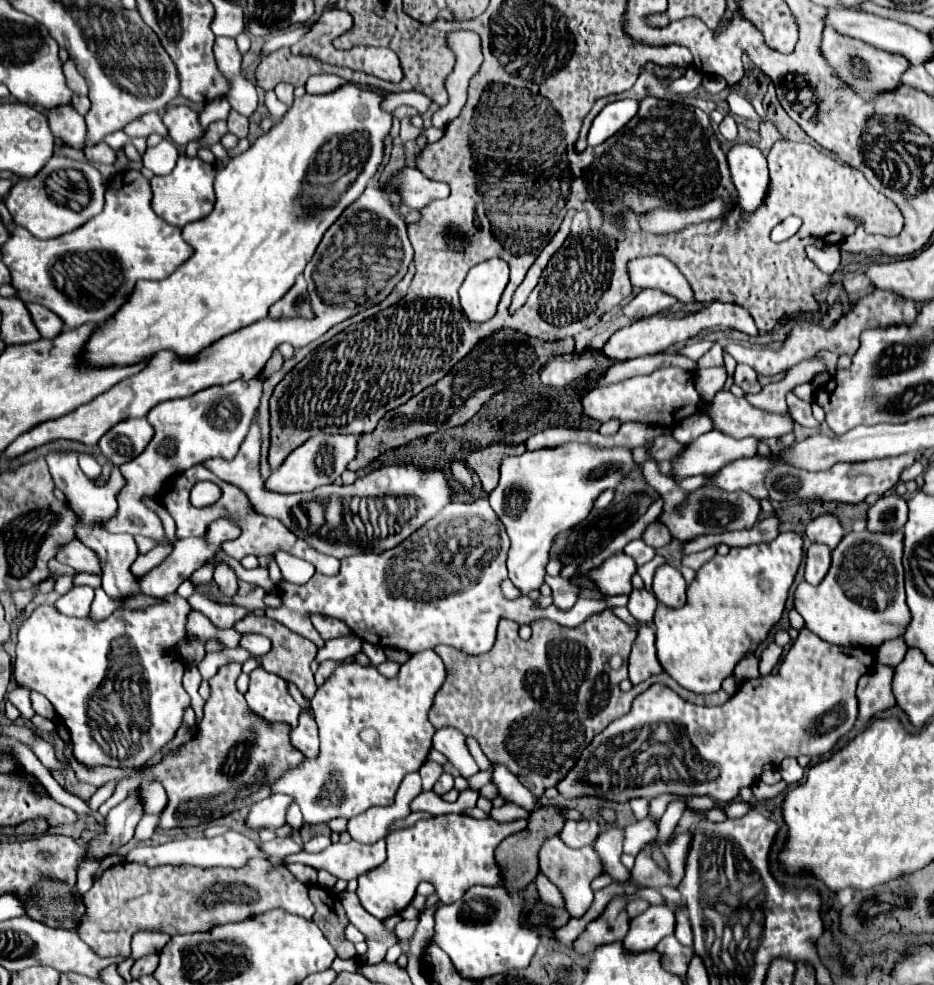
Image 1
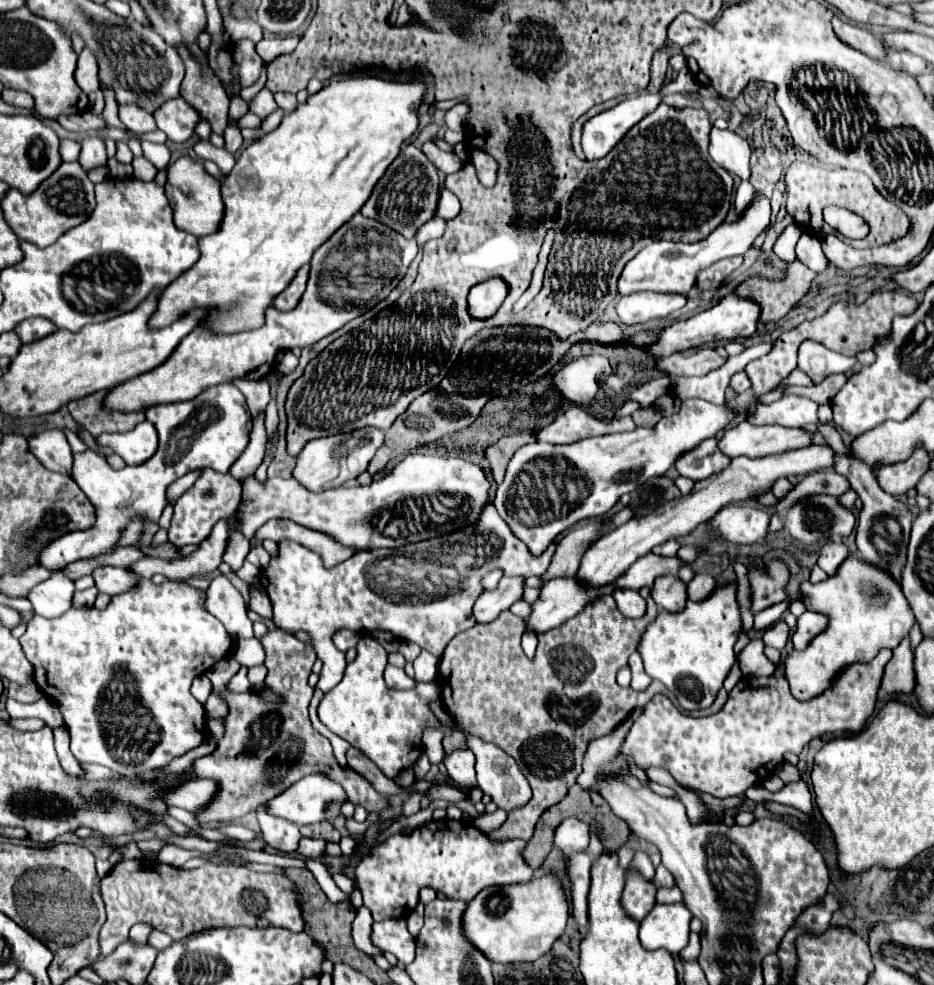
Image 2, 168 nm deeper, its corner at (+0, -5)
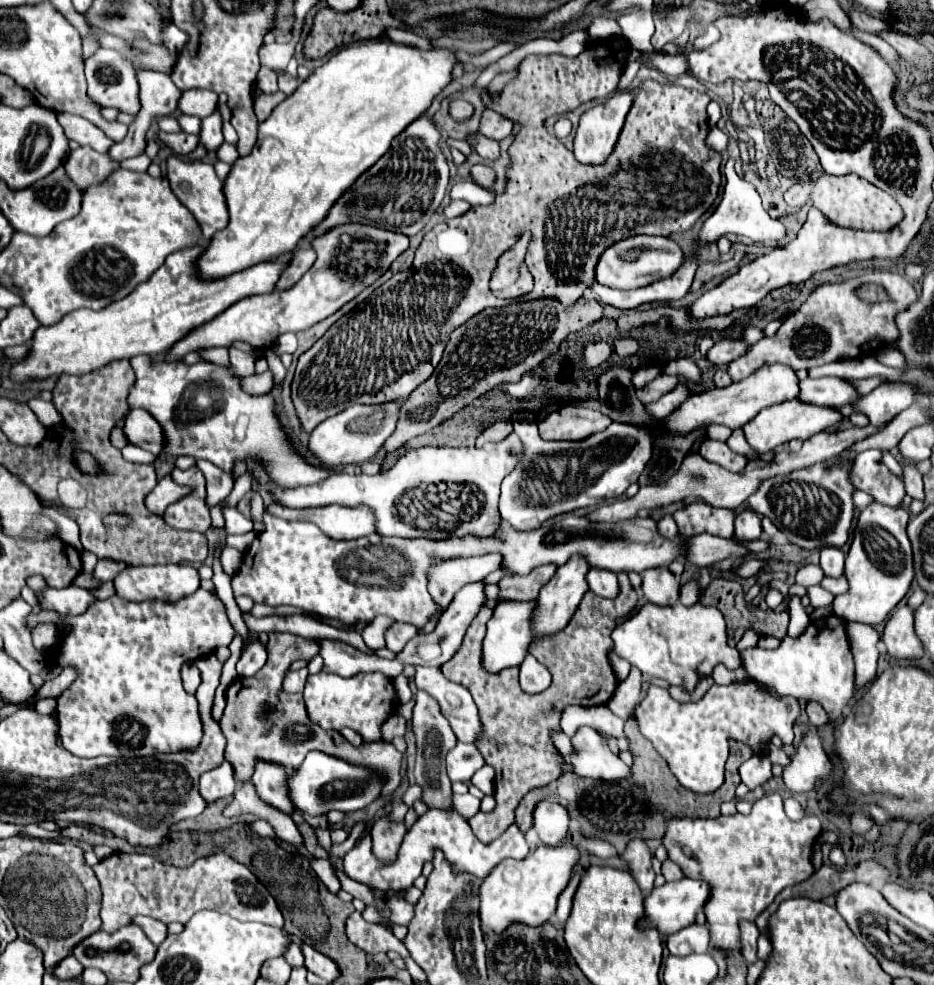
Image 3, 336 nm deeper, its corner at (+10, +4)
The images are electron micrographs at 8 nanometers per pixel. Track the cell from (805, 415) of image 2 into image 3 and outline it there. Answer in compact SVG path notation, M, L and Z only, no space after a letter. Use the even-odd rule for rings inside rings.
M805 378L799 382L797 402L809 402L811 406L833 406L847 404L857 392L851 384L841 378Z

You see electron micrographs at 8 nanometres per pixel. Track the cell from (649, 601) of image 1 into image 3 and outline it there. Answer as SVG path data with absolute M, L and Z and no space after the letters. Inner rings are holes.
M591 568L587 574L587 582L589 582L589 588L601 598L617 598L619 596L619 582L617 582L615 572Z

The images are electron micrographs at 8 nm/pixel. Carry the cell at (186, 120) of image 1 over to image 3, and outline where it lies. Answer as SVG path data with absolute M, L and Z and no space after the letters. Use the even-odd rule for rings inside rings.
M139 70L137 72L137 80L139 80L139 100L141 100L141 110L135 114L135 120L129 124L129 134L125 136L123 142L119 144L113 144L109 148L109 156L115 160L115 162L121 162L125 158L131 158L131 156L139 156L143 154L145 150L145 134L147 130L151 128L151 122L155 118L161 118L161 116L171 116L175 114L177 106L179 106L179 98L181 98L181 90L171 82L171 78L167 74L161 74L161 72L153 72L153 70Z

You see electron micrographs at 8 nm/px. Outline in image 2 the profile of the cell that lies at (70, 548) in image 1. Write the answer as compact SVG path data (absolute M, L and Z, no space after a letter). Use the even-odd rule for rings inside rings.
M97 567L93 573L95 585L101 593L107 595L121 595L133 591L137 587L137 575L131 569L121 567Z

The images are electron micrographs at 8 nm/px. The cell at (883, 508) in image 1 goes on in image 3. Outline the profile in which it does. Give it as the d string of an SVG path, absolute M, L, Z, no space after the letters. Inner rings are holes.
M871 502L861 510L857 526L853 530L851 550L845 558L845 576L849 580L849 592L835 596L833 612L847 622L879 624L887 620L889 612L907 594L913 580L913 556L911 544L905 534L909 512L901 506L885 506Z

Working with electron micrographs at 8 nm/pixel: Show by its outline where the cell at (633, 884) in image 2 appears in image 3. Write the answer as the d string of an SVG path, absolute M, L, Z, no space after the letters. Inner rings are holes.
M643 840L629 842L625 852L621 854L621 858L629 864L629 872L631 872L633 880L639 884L641 892L651 892L653 890L655 872L651 868L651 858L653 856L651 856L647 844Z

